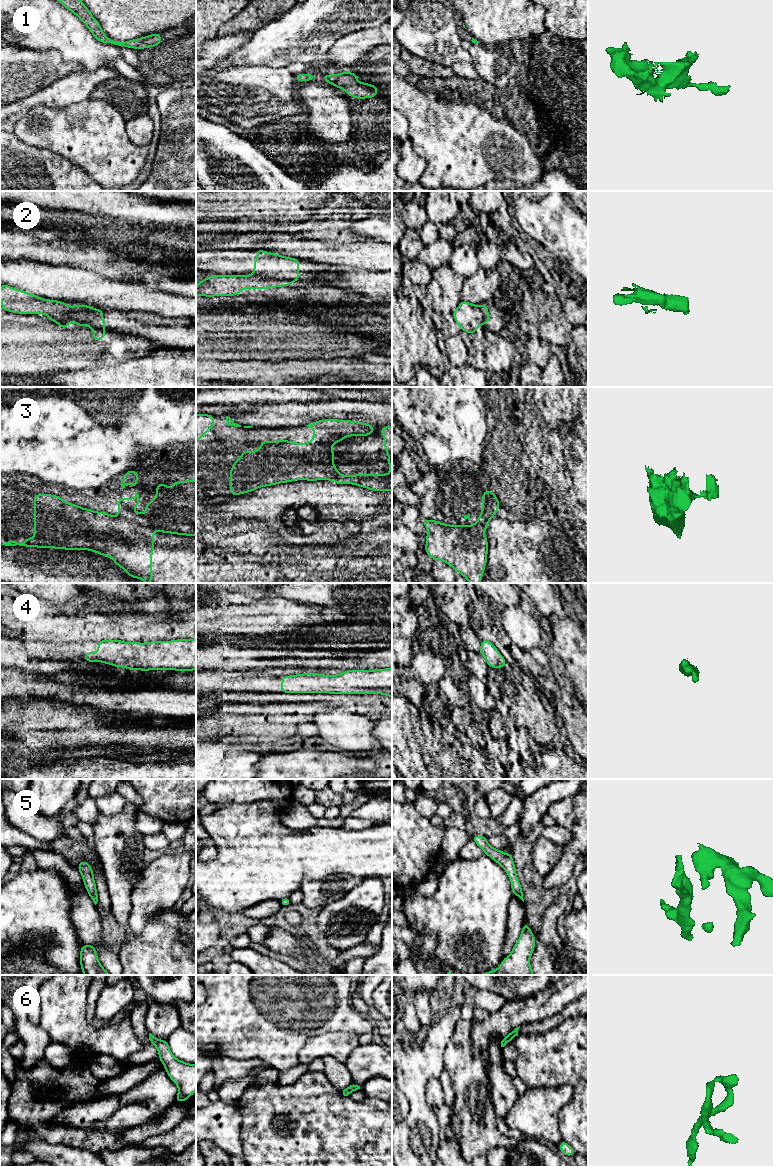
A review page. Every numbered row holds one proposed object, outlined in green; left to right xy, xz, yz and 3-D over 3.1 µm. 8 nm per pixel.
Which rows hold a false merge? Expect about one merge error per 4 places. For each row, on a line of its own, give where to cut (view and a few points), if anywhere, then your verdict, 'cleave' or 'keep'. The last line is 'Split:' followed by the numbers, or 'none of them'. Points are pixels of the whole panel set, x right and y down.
1: no cut | keep
2: xz (253, 274), (293, 281) | cleave
3: xy (119, 515), (128, 520), (146, 525), (153, 530) | cleave
4: no cut | keep
5: no cut | keep
6: no cut | keep
Split: 2, 3

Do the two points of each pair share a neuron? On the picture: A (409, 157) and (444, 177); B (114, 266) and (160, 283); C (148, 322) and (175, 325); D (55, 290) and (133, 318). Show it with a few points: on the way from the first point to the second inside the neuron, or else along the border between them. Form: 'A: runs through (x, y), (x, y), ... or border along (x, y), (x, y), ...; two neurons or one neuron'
A: border along (412, 146), (426, 163), (426, 167), (419, 180); two neurons
B: border along (152, 267), (132, 269), (117, 279); two neurons
C: runs through (155, 325), (168, 325); one neuron
D: border along (103, 309), (137, 311); two neurons

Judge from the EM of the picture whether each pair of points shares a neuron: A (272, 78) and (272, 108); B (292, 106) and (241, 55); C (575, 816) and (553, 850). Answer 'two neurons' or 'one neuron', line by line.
A: one neuron
B: two neurons
C: two neurons

